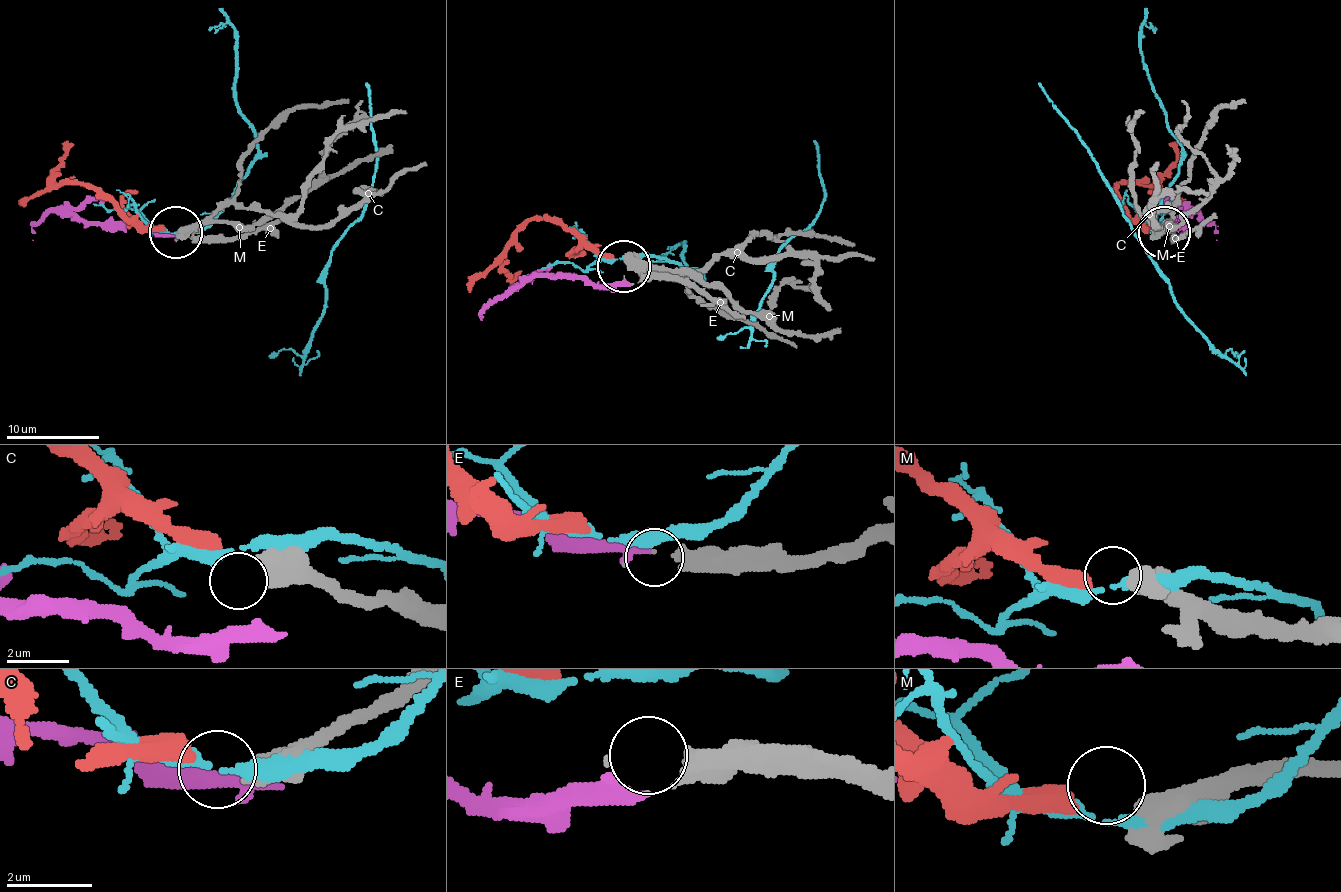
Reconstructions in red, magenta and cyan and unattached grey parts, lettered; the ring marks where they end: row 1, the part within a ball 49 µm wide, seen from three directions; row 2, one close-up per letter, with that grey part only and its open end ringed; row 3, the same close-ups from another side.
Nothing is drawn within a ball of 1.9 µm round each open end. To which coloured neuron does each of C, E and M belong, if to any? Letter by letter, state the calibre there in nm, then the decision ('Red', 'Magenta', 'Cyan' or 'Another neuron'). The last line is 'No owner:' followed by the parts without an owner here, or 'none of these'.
C: Thickness 700 nm. Another neuron
E: Thickness 360 nm. Magenta
M: Thickness 440 nm. Red
No owner: C

